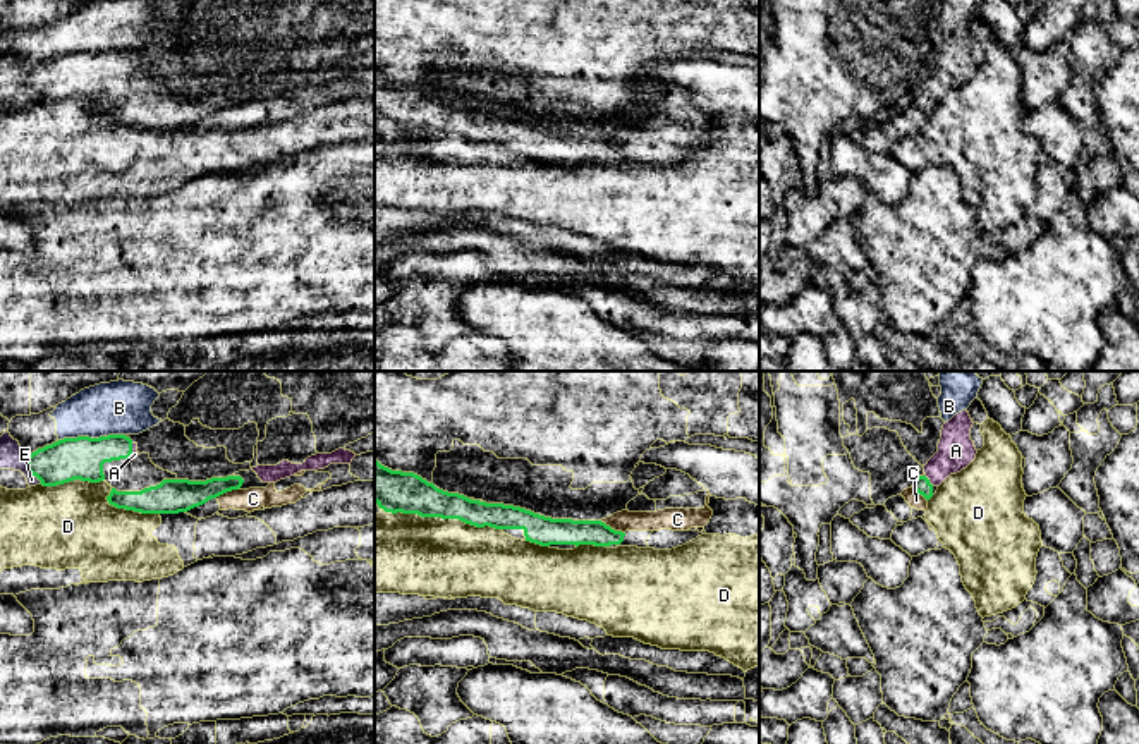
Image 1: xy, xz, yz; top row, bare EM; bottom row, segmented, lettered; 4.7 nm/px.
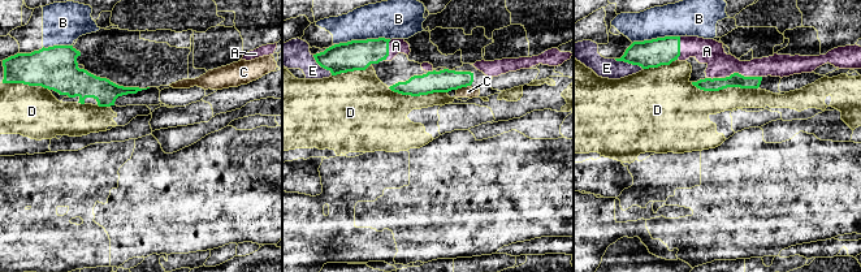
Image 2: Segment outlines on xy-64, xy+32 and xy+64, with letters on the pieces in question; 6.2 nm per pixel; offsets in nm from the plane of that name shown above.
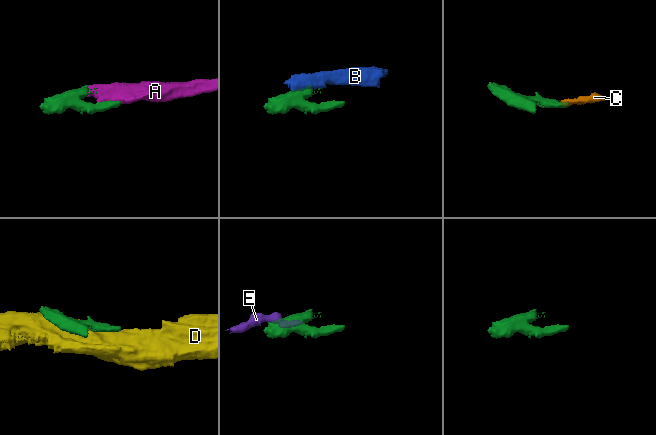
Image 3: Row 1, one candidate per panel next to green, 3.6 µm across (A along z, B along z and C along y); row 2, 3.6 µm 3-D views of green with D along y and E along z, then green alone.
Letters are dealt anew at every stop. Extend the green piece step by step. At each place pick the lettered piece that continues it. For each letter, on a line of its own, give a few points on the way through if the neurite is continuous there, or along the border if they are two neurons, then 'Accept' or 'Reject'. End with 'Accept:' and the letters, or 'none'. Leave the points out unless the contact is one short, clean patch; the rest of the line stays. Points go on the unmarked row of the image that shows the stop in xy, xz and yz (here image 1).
A: Accept
B: Reject
C: Boundary: xy (239, 102), (215, 112). Reject
D: Reject
E: Boundary: xy (26, 73), (26, 83), (40, 98). Reject
Accept: A

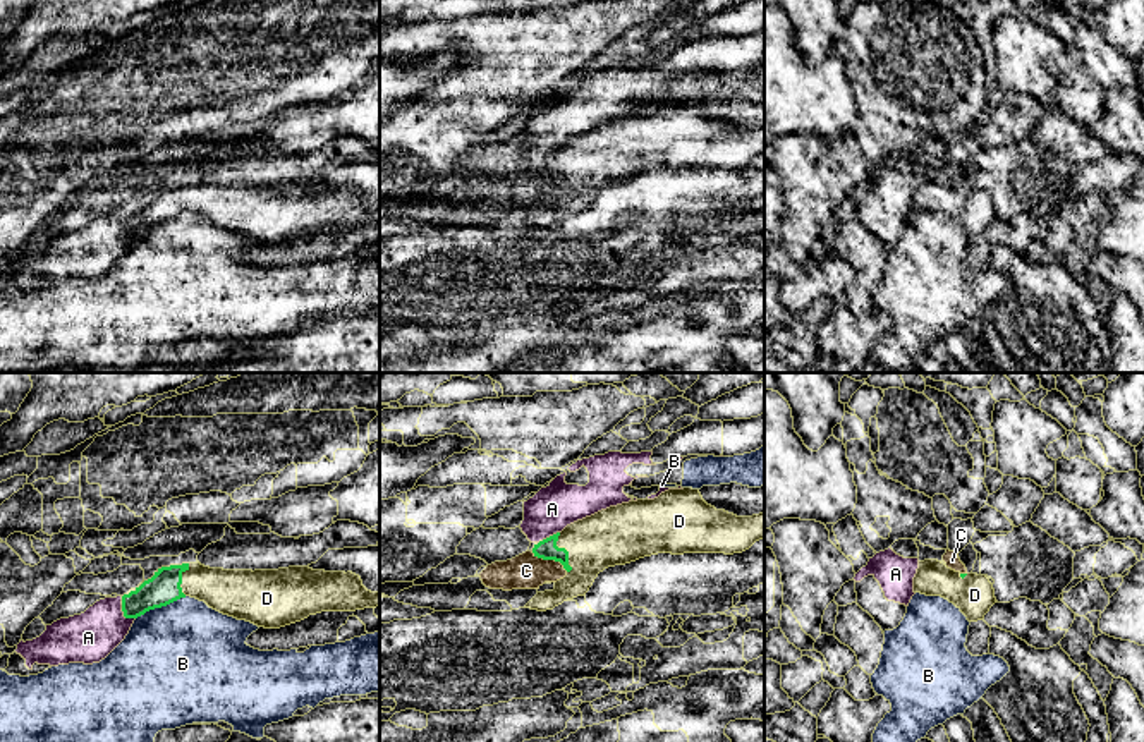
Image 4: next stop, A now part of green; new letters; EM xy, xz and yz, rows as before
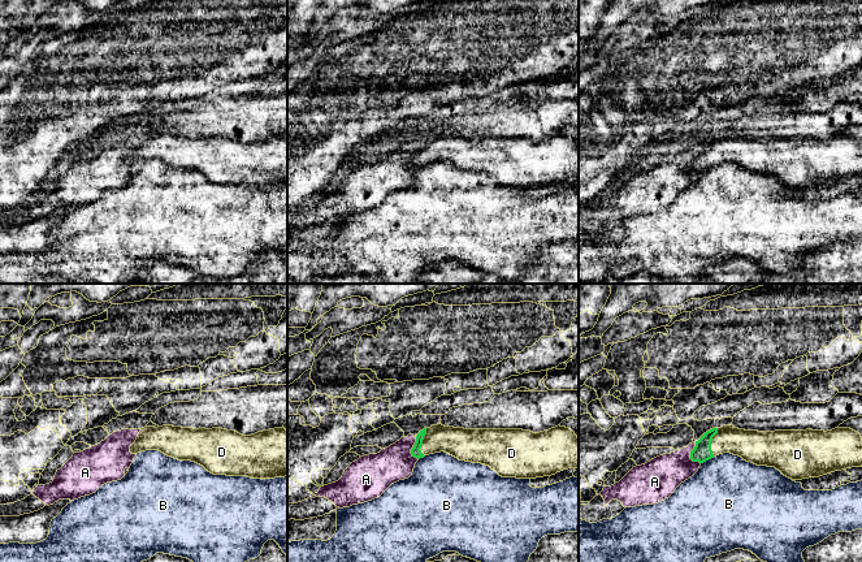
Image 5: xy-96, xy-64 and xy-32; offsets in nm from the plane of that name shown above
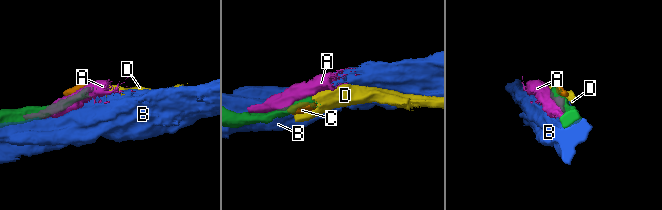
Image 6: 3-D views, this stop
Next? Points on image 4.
A: Reject
B: Reject
C: Boundary: xz (531, 167), (538, 172), (557, 176), (567, 186). Reject
D: Path across: xz (547, 164), (567, 167), (615, 152). Accept
Accept: D

